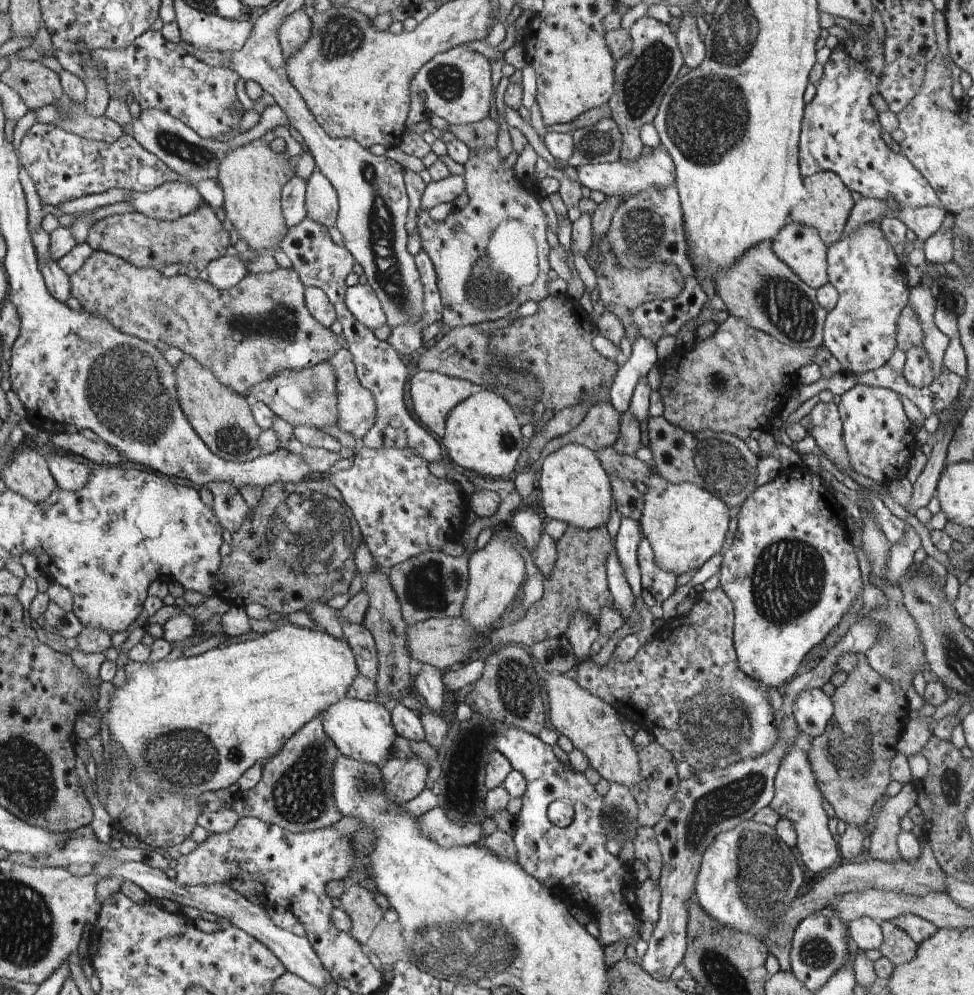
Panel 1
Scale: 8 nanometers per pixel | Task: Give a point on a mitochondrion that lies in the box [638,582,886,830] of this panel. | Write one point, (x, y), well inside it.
(717, 723)

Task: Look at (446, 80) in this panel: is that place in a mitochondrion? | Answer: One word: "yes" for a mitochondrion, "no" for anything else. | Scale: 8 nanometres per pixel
yes

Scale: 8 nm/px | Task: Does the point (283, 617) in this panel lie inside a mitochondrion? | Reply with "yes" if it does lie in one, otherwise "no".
no

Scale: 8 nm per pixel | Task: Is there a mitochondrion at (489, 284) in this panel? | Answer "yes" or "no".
yes

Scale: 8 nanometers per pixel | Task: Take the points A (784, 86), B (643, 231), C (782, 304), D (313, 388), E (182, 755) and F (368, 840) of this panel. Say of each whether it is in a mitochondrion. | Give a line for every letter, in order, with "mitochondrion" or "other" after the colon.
A: other
B: mitochondrion
C: mitochondrion
D: mitochondrion
E: mitochondrion
F: other

